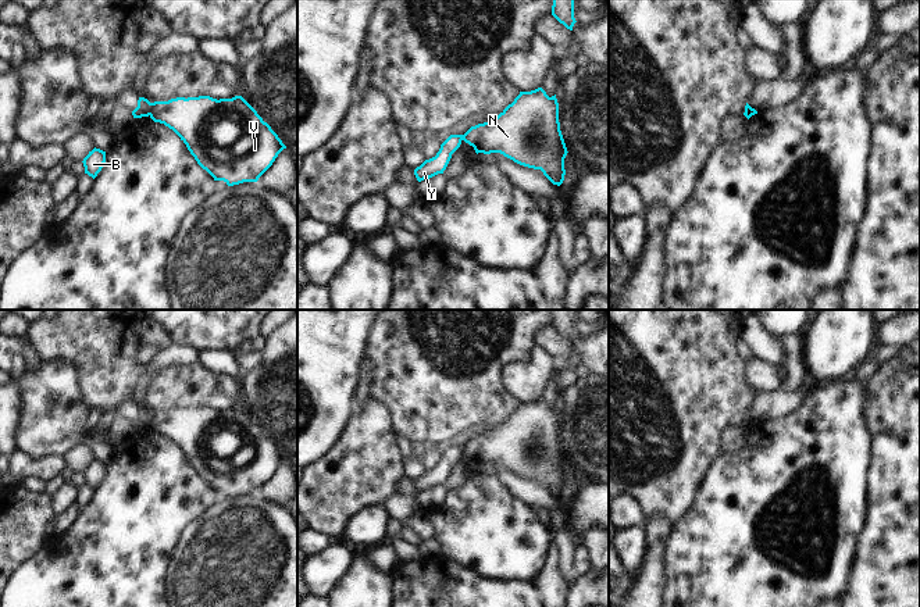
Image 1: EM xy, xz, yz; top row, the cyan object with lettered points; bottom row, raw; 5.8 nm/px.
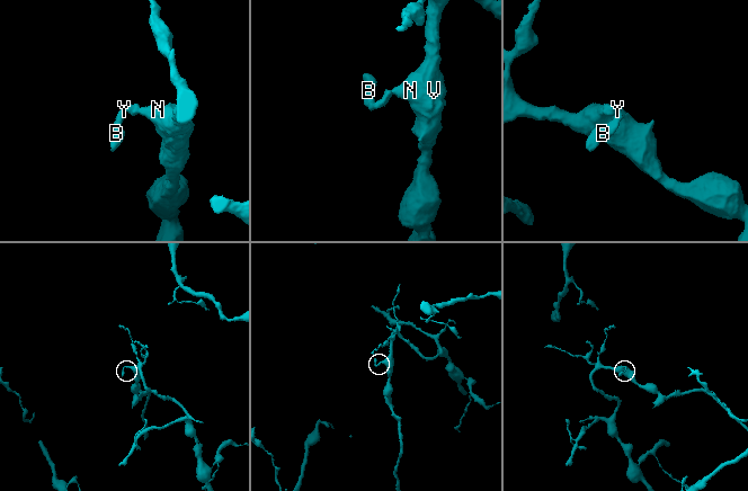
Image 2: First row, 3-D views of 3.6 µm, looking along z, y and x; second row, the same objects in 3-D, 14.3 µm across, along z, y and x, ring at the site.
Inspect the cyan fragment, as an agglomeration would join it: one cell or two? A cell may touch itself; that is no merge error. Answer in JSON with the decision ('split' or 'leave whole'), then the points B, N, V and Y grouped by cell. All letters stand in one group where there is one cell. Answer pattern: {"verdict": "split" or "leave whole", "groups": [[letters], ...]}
{"verdict": "split", "groups": [["B", "Y"], ["N", "V"]]}

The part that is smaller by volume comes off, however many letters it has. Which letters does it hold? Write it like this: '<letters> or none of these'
B, Y

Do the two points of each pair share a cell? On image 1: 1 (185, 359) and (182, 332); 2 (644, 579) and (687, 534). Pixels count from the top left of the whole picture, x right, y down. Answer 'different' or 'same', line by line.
1: different
2: different

